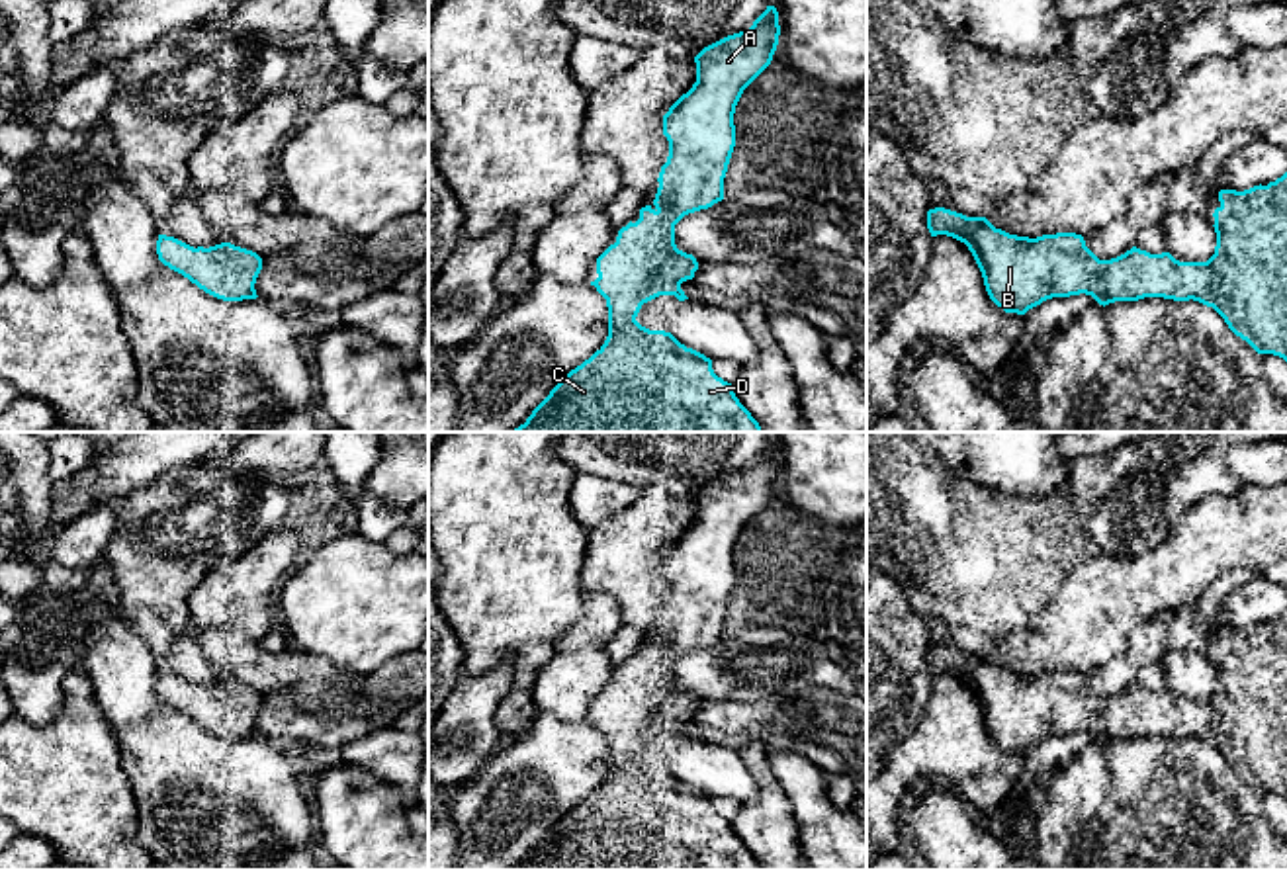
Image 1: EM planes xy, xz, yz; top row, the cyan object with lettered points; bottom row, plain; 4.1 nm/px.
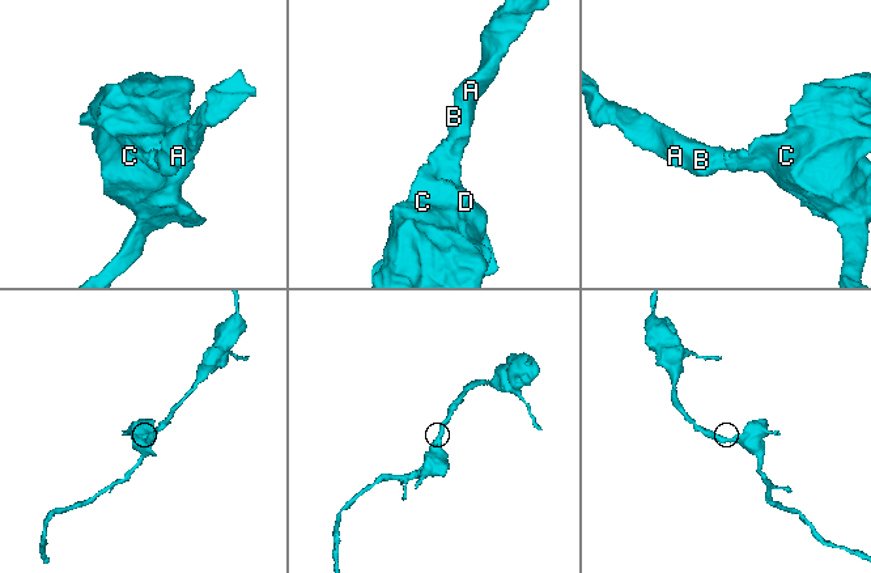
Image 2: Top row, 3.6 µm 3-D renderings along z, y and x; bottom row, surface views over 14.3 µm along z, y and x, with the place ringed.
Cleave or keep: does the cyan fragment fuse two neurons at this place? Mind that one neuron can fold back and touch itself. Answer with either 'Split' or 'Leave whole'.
Leave whole

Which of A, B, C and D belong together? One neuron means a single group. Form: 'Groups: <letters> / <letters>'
Groups: A B C D

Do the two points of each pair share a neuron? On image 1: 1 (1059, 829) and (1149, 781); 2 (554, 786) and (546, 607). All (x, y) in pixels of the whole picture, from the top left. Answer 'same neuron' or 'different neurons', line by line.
1: different neurons
2: different neurons

